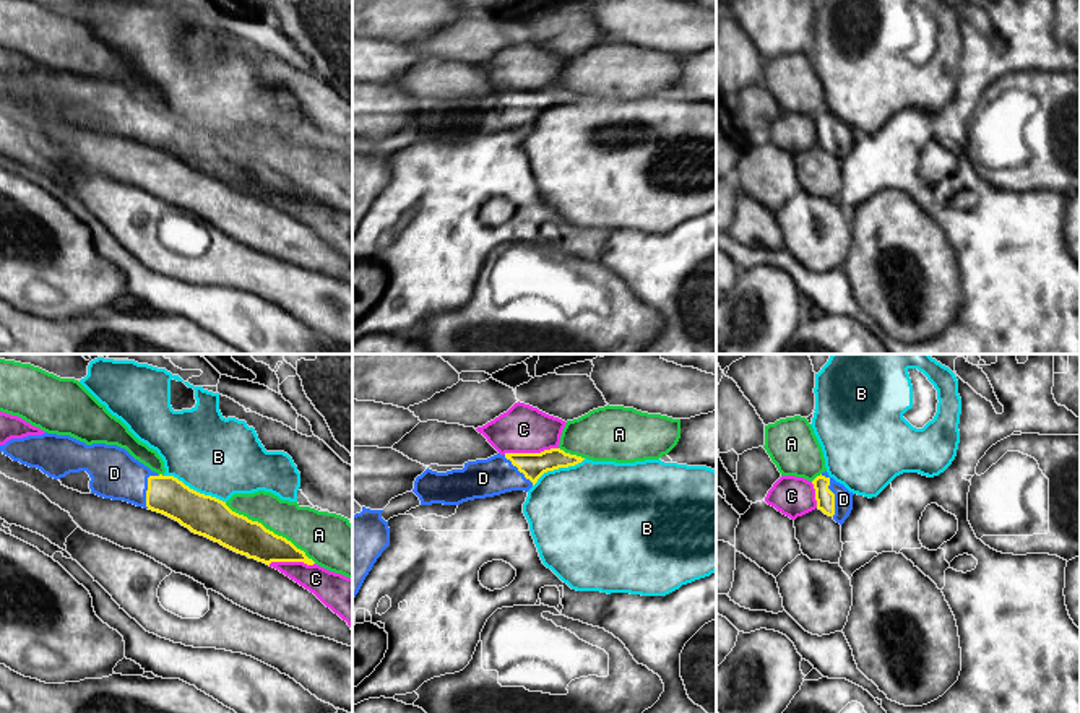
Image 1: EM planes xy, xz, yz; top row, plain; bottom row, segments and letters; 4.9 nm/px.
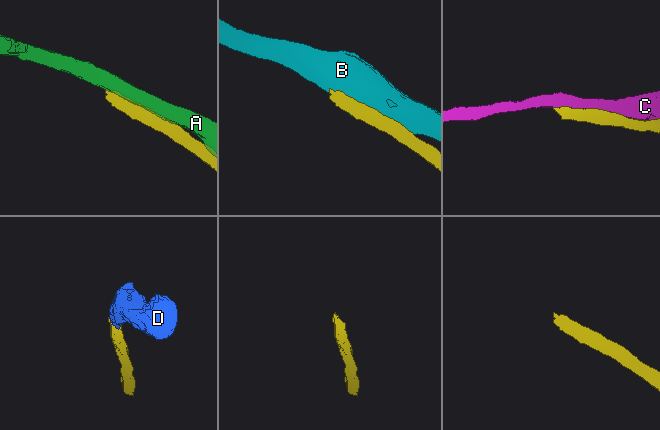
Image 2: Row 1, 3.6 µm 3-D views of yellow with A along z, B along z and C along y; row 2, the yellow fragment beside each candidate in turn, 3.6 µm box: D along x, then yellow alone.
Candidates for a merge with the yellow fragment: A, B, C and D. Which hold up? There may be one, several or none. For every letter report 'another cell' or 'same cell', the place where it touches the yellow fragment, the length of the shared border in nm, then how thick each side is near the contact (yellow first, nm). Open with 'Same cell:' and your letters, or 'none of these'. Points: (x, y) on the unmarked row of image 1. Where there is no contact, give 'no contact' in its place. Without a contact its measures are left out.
Same cell: D
A: another cell; contact xy (268, 166); length 550 nm; calibres 180 and 220 nm
B: another cell; contact xy (195, 127); length 340 nm; calibres 200 and 400 nm
C: another cell; contact xz (530, 90); length 280 nm; calibres 130 and 240 nm
D: same cell; contact yz (833, 130); length 220 nm; calibres 100 and 100 nm

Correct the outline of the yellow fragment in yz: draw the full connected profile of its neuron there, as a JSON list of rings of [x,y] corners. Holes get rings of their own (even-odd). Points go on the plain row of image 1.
[[[822,109],[814,117],[817,145],[843,161],[853,146],[853,128],[836,119],[828,109]]]

